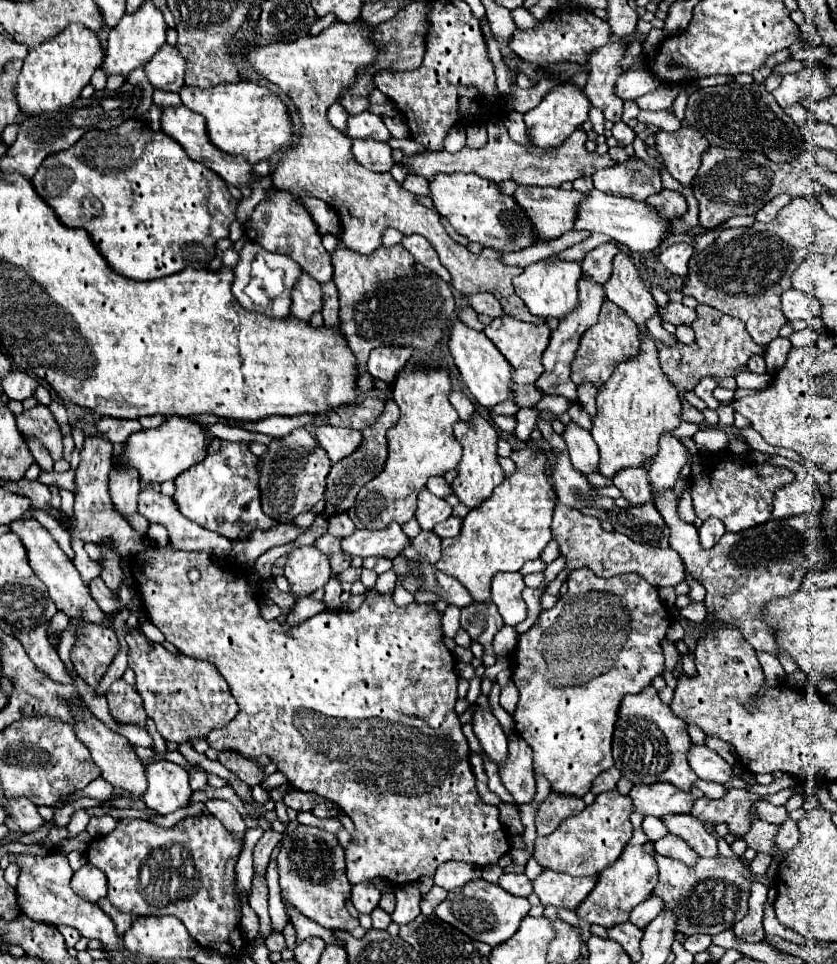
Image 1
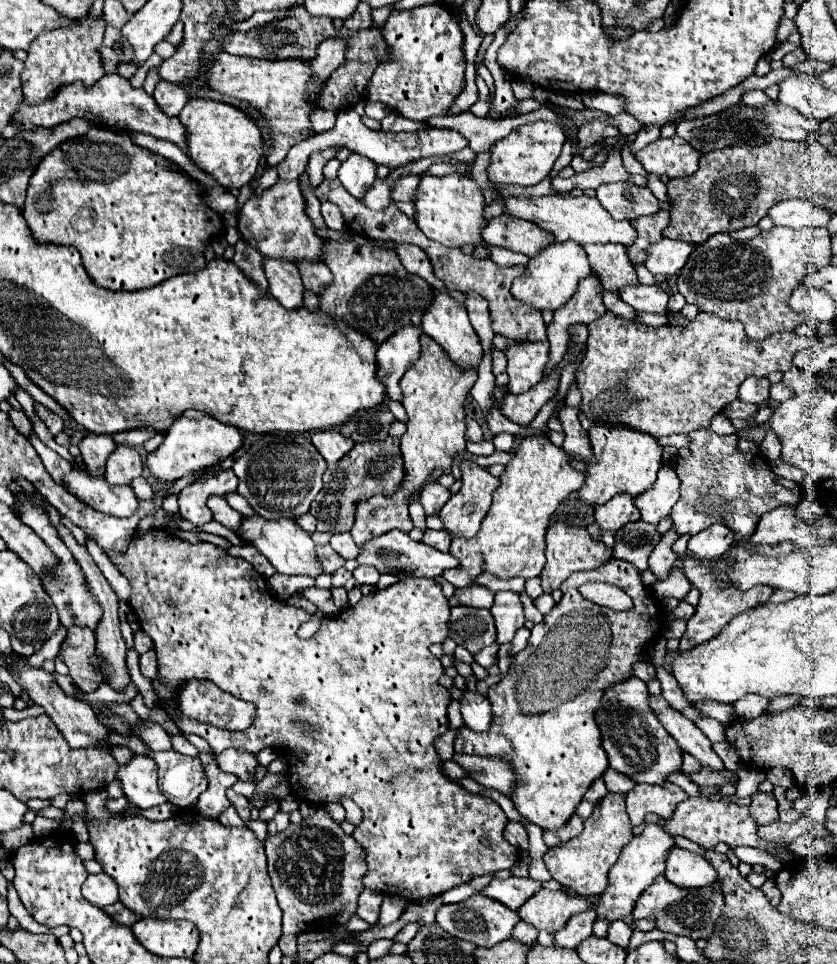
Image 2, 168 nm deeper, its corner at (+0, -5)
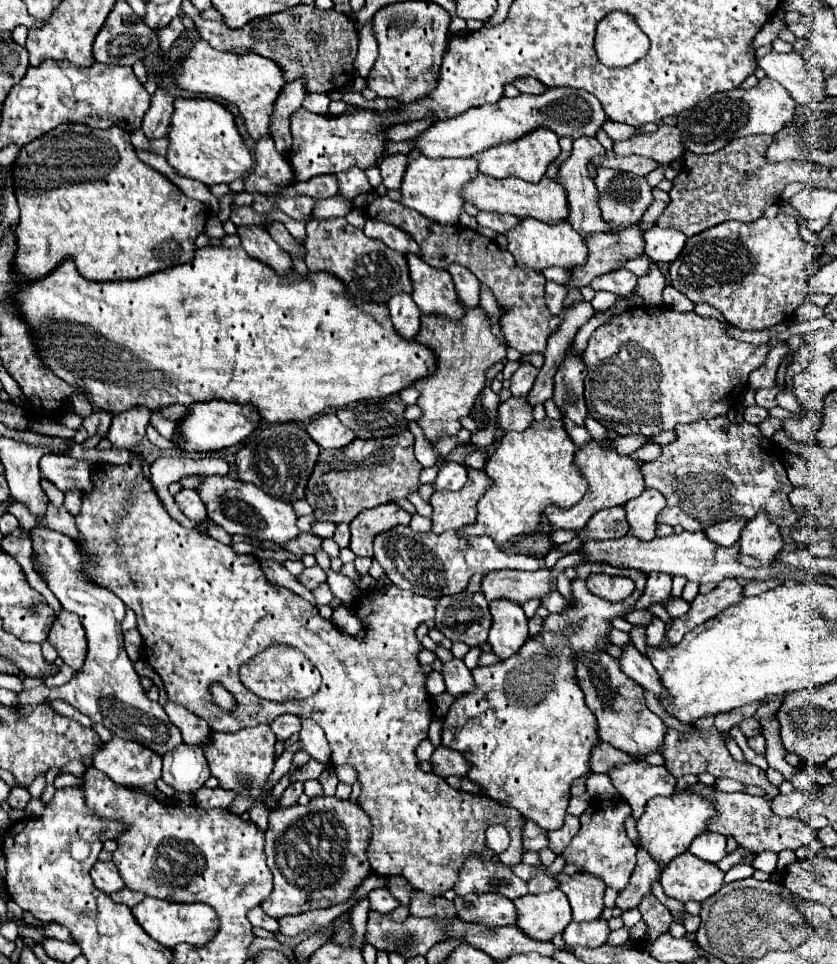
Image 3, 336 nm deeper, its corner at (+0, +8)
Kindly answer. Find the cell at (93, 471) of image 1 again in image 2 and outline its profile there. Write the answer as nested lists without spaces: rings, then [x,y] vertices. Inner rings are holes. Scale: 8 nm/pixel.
[[[87,434],[79,442],[81,458],[91,478],[101,478],[105,474],[105,460],[113,452],[113,448],[115,448],[115,442],[109,434],[103,434],[103,436]]]

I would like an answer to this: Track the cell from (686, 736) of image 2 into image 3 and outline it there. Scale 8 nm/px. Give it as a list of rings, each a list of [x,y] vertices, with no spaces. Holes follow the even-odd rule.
[[[627,643],[623,647],[623,655],[619,657],[619,663],[621,663],[621,671],[633,679],[635,683],[639,683],[641,687],[653,691],[655,695],[661,695],[663,693],[663,687],[657,679],[657,671],[655,667],[649,663],[649,659],[645,655],[641,655],[633,643]]]

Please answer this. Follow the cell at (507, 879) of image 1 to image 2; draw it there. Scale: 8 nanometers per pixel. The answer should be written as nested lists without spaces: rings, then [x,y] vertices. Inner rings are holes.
[[[511,876],[507,880],[493,878],[481,894],[489,896],[493,900],[499,900],[501,904],[509,906],[511,910],[519,910],[521,904],[525,904],[525,900],[529,900],[529,896],[533,896],[537,890],[541,890],[539,882],[535,882],[531,878]]]

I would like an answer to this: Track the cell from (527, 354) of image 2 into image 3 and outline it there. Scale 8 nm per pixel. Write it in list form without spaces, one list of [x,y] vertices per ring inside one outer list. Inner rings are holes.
[[[521,363],[519,369],[515,371],[515,375],[511,377],[511,387],[509,389],[511,389],[513,397],[525,397],[531,391],[537,373],[539,371],[531,363]]]

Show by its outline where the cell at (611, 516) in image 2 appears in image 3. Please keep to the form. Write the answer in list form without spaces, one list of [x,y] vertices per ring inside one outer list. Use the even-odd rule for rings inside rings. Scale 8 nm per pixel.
[[[611,507],[609,511],[599,511],[593,519],[579,531],[581,539],[621,539],[629,531],[625,523],[625,509]]]

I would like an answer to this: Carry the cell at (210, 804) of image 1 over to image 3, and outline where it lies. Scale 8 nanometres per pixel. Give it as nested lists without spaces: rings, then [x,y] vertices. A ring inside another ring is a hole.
[[[167,701],[163,709],[165,709],[167,717],[181,729],[183,739],[187,743],[201,745],[201,743],[209,741],[207,739],[209,737],[209,725],[205,721],[201,721],[197,715],[193,715],[191,711],[187,711],[185,707],[181,707],[179,703],[173,703],[173,701]]]

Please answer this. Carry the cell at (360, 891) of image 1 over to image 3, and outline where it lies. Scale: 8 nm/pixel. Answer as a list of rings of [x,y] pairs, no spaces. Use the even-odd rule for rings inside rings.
[[[387,887],[369,891],[369,899],[371,899],[371,909],[379,911],[379,913],[391,913],[393,909],[399,907],[397,899],[391,895],[391,891]]]

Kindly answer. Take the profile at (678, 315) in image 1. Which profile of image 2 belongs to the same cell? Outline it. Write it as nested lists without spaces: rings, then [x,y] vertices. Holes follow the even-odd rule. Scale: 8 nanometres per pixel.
[[[629,286],[621,290],[621,300],[631,304],[637,312],[649,314],[669,314],[669,294],[655,286]]]

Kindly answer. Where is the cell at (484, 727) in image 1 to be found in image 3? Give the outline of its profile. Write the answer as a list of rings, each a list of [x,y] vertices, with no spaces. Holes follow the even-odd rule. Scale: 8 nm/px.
[[[451,659],[451,661],[443,663],[441,675],[445,679],[447,693],[451,693],[455,697],[473,689],[473,677],[471,677],[471,671],[465,667],[463,659]]]

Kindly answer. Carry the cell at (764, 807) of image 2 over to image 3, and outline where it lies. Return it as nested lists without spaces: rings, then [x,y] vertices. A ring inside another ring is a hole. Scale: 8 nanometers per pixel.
[[[691,727],[687,733],[679,733],[675,729],[667,729],[665,733],[665,739],[657,751],[663,759],[665,759],[665,767],[667,771],[673,775],[673,777],[683,777],[683,775],[699,775],[699,773],[711,773],[713,777],[729,777],[729,779],[735,779],[735,781],[741,781],[745,785],[755,785],[755,787],[761,787],[767,791],[767,797],[773,799],[779,791],[775,785],[771,785],[765,777],[765,771],[755,767],[755,765],[749,765],[749,763],[743,763],[743,761],[735,761],[731,757],[731,753],[727,751],[725,747],[725,741],[721,737],[721,733],[713,727],[713,729],[697,729],[697,727]]]

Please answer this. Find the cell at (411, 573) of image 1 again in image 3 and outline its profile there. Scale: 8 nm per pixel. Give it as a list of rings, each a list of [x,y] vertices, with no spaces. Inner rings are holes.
[[[541,567],[533,573],[527,571],[491,571],[483,579],[483,595],[487,601],[509,599],[523,605],[531,599],[543,599],[551,593],[551,571]]]

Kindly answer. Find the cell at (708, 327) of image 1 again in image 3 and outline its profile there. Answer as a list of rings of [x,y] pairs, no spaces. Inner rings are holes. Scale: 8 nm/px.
[[[633,307],[633,309],[627,309],[625,313],[613,317],[611,323],[599,327],[591,335],[589,345],[583,353],[583,361],[585,361],[587,371],[589,371],[587,377],[585,377],[585,401],[587,401],[589,415],[619,437],[625,437],[625,435],[657,435],[661,431],[673,431],[675,425],[679,425],[679,423],[695,423],[699,419],[713,419],[713,417],[719,417],[719,415],[725,417],[727,411],[733,407],[735,391],[739,387],[741,387],[741,391],[747,387],[749,373],[755,371],[757,367],[761,367],[761,363],[765,363],[771,347],[773,347],[773,341],[767,343],[767,345],[749,345],[749,343],[735,341],[735,339],[725,335],[725,323],[715,321],[715,319],[703,319],[703,317],[695,315],[693,311],[691,313],[679,313],[679,311],[669,309],[669,307]]]

